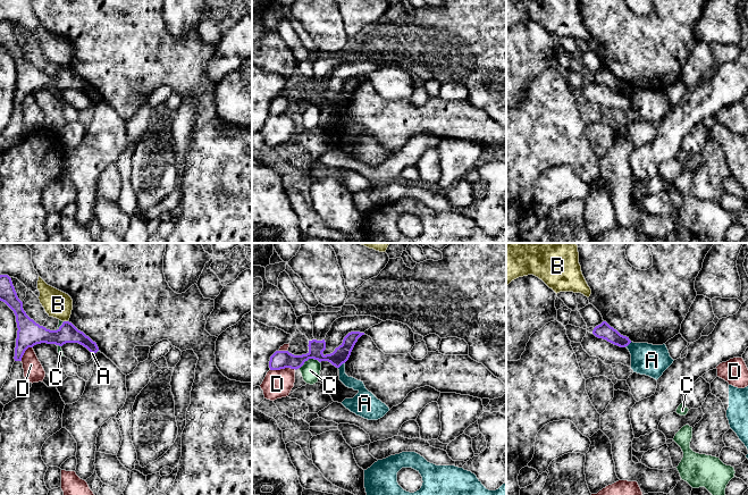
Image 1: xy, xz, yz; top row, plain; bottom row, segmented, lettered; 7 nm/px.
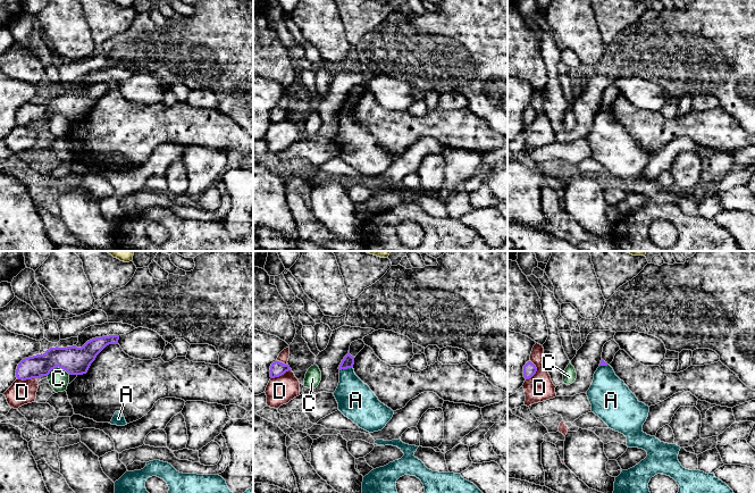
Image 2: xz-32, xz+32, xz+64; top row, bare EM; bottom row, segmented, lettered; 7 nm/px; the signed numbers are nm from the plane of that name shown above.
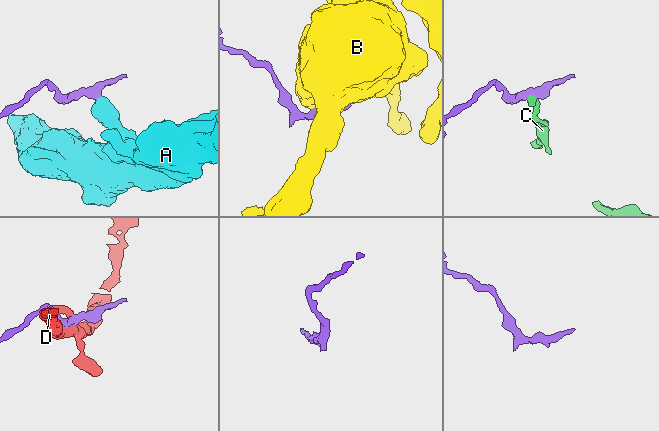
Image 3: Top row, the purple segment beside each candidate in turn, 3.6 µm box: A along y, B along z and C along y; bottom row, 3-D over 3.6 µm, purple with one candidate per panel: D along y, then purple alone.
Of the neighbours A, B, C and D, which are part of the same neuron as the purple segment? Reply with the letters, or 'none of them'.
none of them

